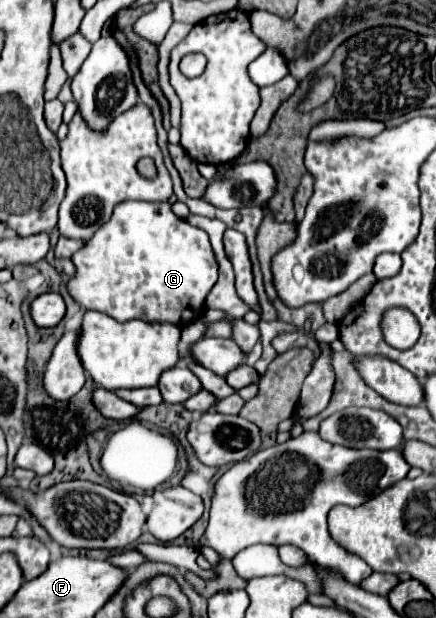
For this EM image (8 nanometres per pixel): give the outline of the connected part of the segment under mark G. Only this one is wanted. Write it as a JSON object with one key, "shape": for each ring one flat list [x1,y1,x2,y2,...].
{"shape":[[128,200,114,208,112,218,94,232,86,244,72,254,72,264,76,268,74,276,66,282,68,294,80,308,96,310,112,316,118,322,146,320,156,324,174,324,184,328,192,320,202,318,204,300,218,278,218,262,210,248,204,230,190,226,186,220,178,218,168,202,138,202]]}

